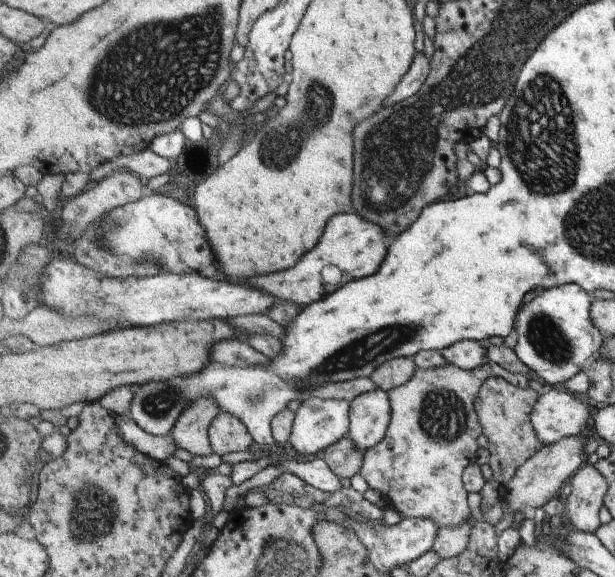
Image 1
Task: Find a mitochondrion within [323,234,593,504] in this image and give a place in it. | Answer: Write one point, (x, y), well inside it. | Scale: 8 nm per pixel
(442, 417)

